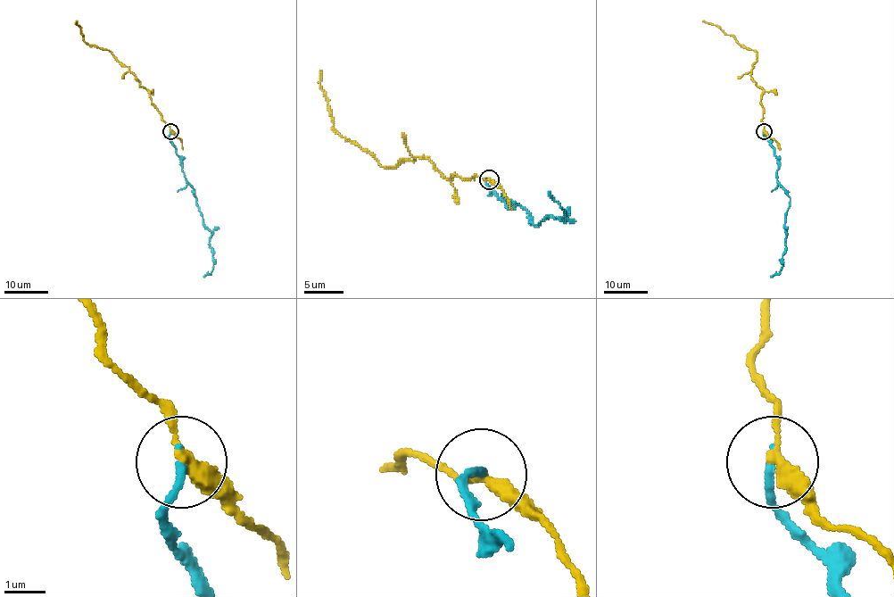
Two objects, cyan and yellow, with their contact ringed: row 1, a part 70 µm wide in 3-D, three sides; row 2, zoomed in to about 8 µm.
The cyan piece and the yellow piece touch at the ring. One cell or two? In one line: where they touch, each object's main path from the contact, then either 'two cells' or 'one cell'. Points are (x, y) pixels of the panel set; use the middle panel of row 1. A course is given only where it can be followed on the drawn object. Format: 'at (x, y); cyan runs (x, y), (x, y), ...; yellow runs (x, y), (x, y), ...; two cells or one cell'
at (489, 179); cyan runs (490, 180), (485, 184), (507, 205), (519, 203), (534, 227), (566, 213), (548, 192); yellow runs (490, 180), (454, 174), (447, 178), (425, 156), (382, 166), (333, 129), (319, 84), (321, 70); two cells

